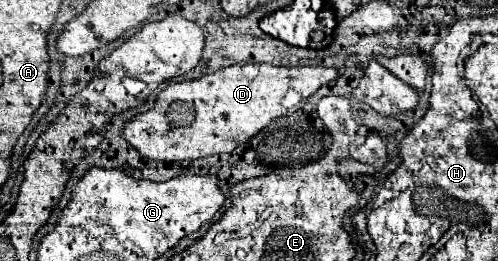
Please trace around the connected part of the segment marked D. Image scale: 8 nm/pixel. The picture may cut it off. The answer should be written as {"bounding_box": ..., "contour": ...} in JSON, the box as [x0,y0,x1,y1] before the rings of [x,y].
{"bounding_box":[123,63,339,161],"contour":[[[267,63],[225,67],[195,81],[171,83],[159,93],[151,111],[125,125],[123,135],[143,157],[157,161],[227,153],[265,129],[269,121],[297,111],[301,101],[339,75],[337,69],[327,67],[273,67]]]}

